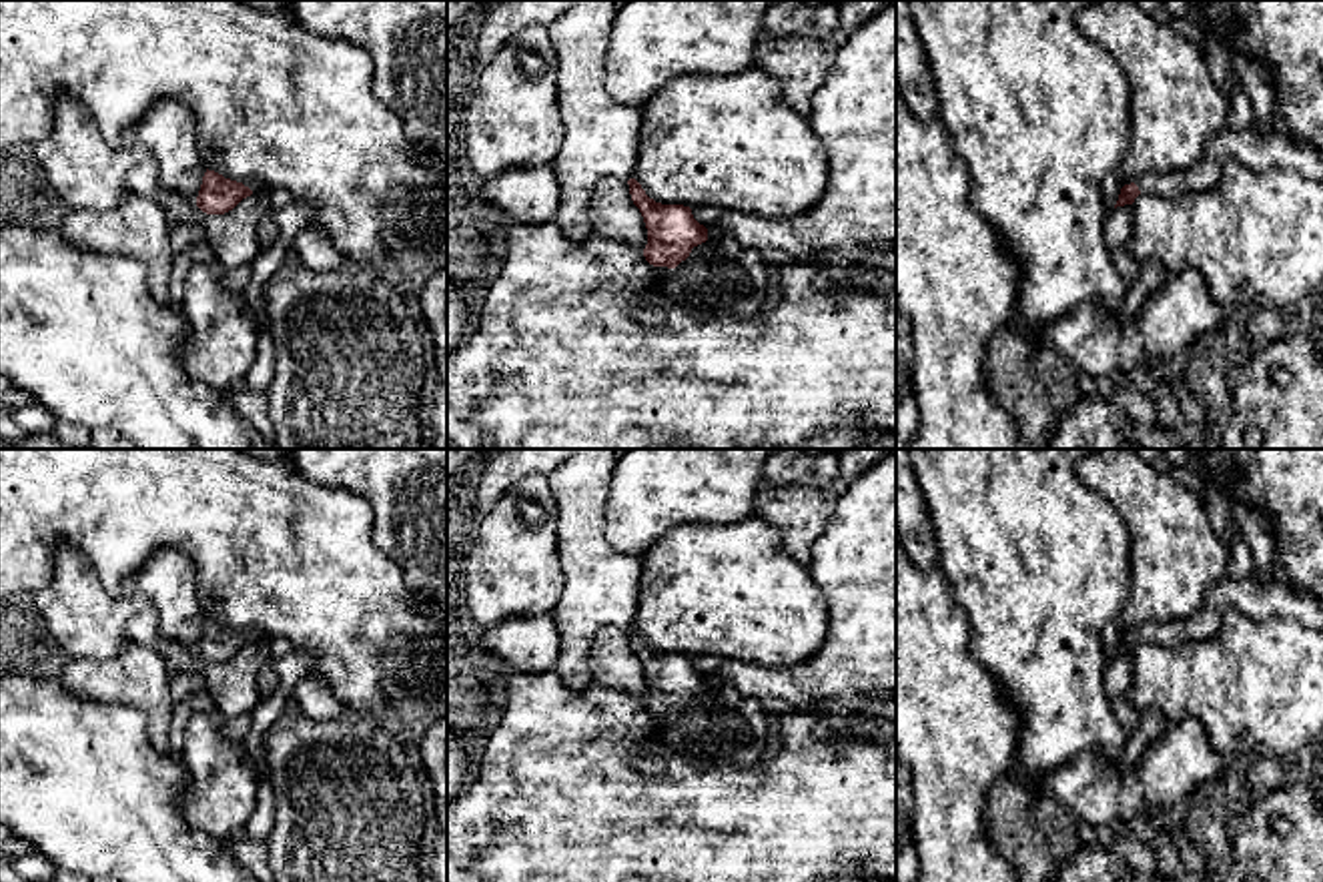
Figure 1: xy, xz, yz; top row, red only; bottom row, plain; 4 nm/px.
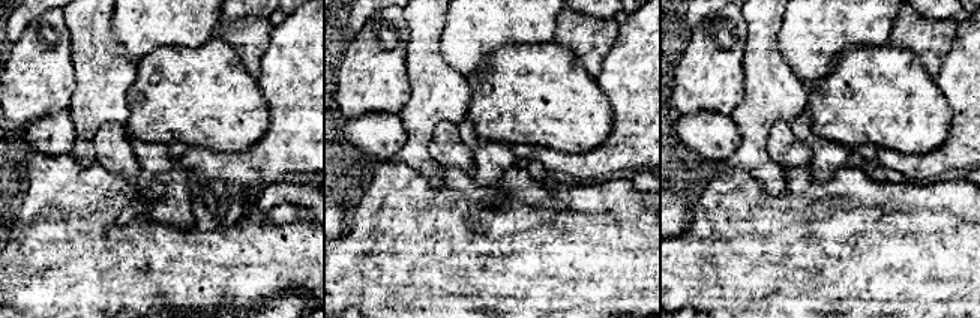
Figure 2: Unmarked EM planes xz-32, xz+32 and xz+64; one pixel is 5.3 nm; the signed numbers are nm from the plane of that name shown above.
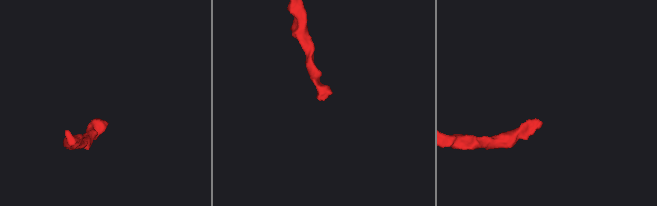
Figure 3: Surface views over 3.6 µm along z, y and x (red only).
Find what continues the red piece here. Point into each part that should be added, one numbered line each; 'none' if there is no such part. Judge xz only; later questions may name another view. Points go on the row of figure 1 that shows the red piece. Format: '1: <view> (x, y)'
1: xz (692, 277)

